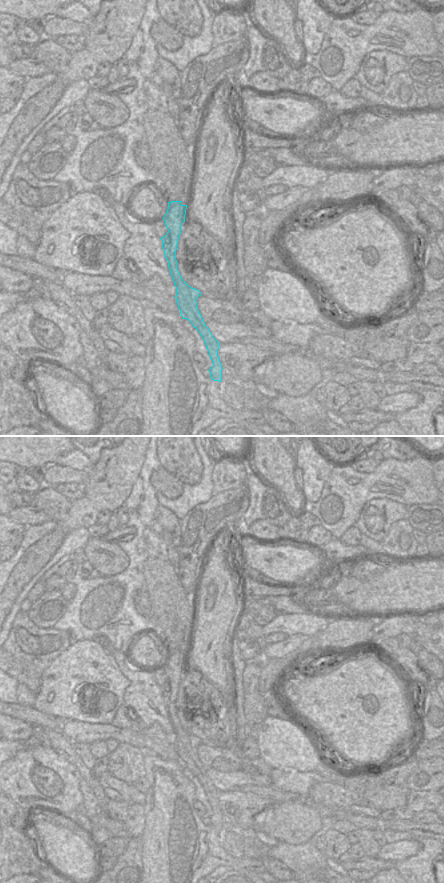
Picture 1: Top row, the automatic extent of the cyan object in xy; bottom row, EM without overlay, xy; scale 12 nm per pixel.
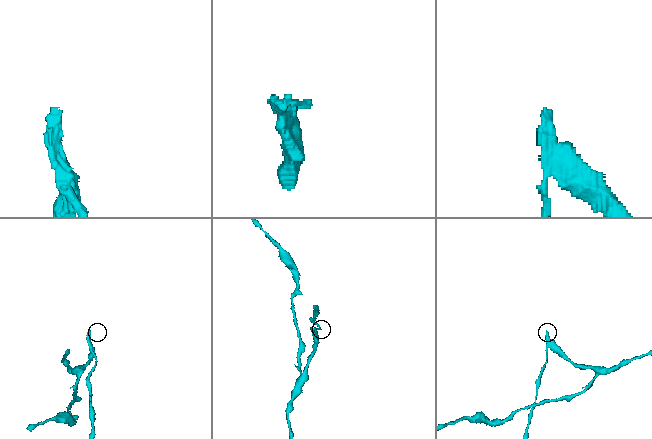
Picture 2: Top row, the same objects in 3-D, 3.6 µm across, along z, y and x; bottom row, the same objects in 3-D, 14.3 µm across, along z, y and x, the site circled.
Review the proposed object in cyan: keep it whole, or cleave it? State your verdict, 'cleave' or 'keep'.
cleave

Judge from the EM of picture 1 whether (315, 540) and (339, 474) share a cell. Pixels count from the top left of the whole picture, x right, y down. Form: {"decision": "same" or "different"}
{"decision": "different"}

